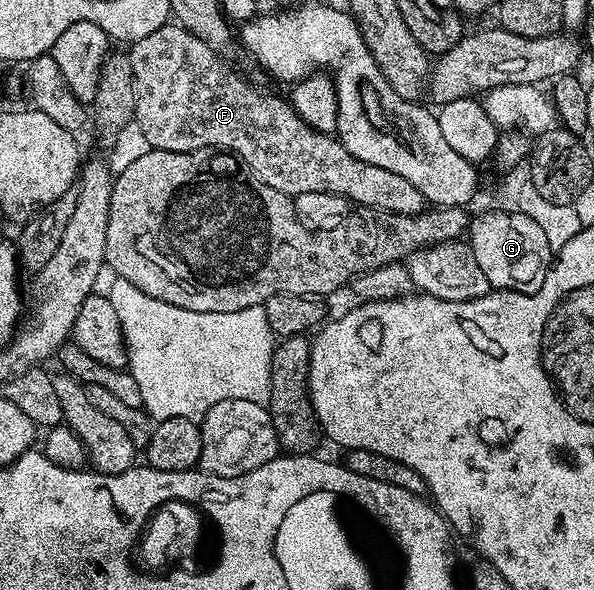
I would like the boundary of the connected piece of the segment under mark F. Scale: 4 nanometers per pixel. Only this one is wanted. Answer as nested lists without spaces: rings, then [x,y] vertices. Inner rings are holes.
[[[168,25],[157,29],[157,33],[149,33],[149,37],[141,37],[141,41],[130,44],[129,54],[131,57],[131,68],[133,69],[133,93],[137,97],[135,106],[135,117],[133,123],[141,127],[141,132],[145,135],[145,141],[151,149],[157,151],[196,151],[206,147],[218,149],[220,151],[230,151],[233,155],[238,155],[243,160],[245,166],[259,178],[262,183],[277,189],[281,193],[292,197],[301,193],[333,193],[351,200],[352,204],[359,207],[376,207],[379,211],[392,211],[402,215],[416,215],[418,211],[424,210],[425,198],[423,194],[405,179],[399,177],[397,173],[383,169],[381,165],[371,165],[353,157],[345,149],[345,145],[339,142],[334,134],[314,131],[304,119],[299,118],[299,114],[293,110],[290,102],[286,98],[278,99],[275,95],[262,95],[253,84],[247,79],[242,79],[229,64],[226,63],[224,56],[213,49],[205,41],[201,41],[193,33],[189,33],[178,25]]]

